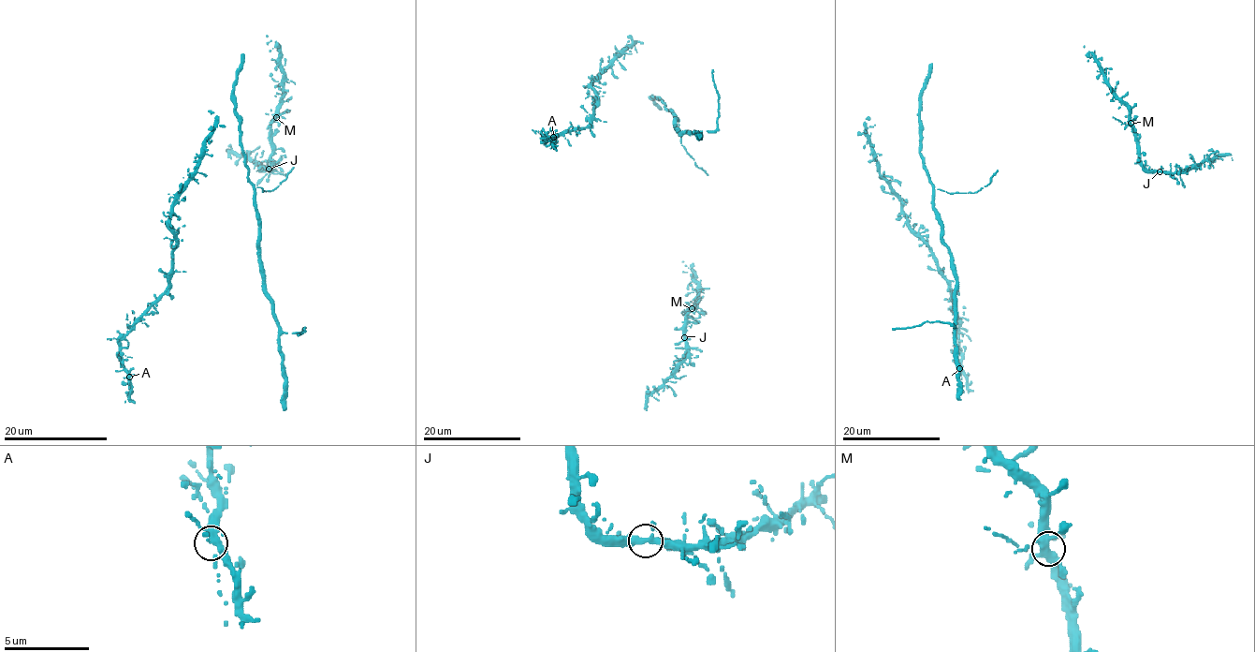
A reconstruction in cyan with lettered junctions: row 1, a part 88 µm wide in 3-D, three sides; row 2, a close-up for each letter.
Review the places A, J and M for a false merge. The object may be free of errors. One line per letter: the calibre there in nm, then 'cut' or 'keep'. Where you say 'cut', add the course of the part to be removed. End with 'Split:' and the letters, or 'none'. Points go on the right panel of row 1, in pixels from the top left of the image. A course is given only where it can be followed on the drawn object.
A: 300 nm thick; keep
J: 320 nm thick; keep
M: 400 nm thick; keep
Split: none

